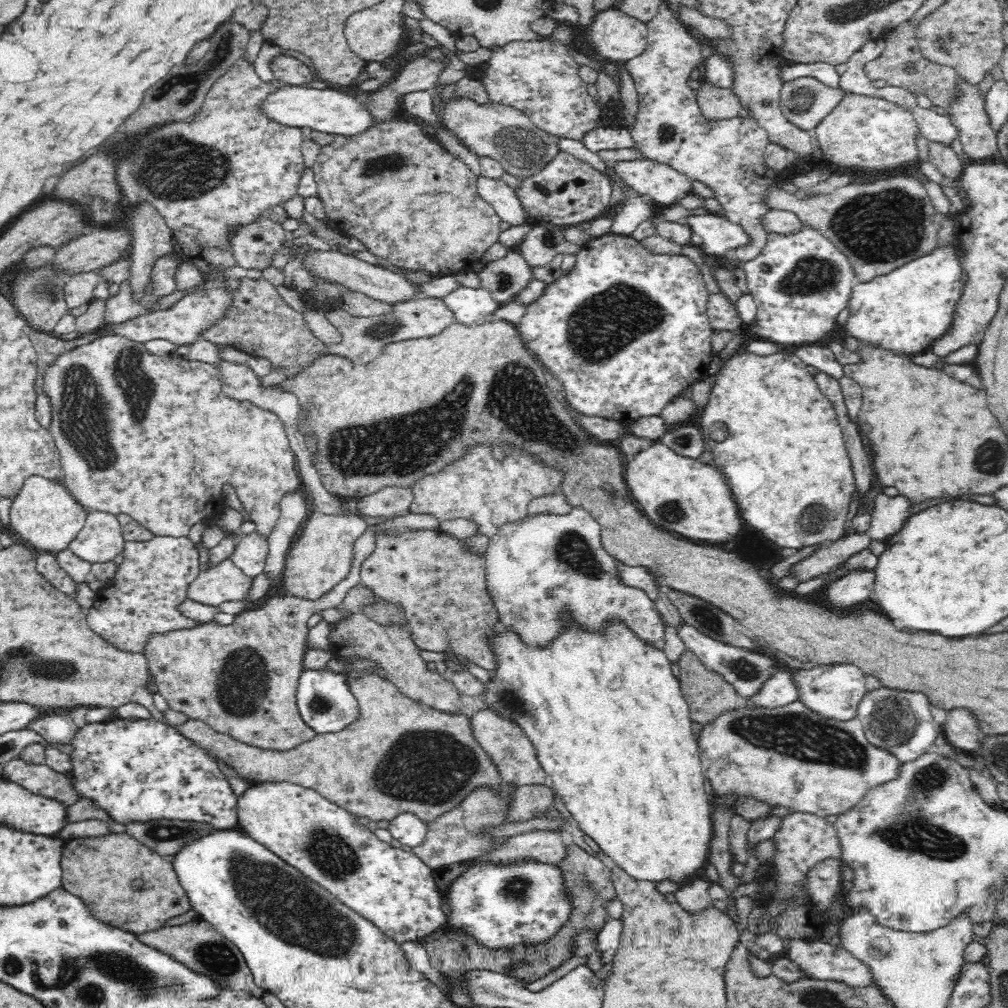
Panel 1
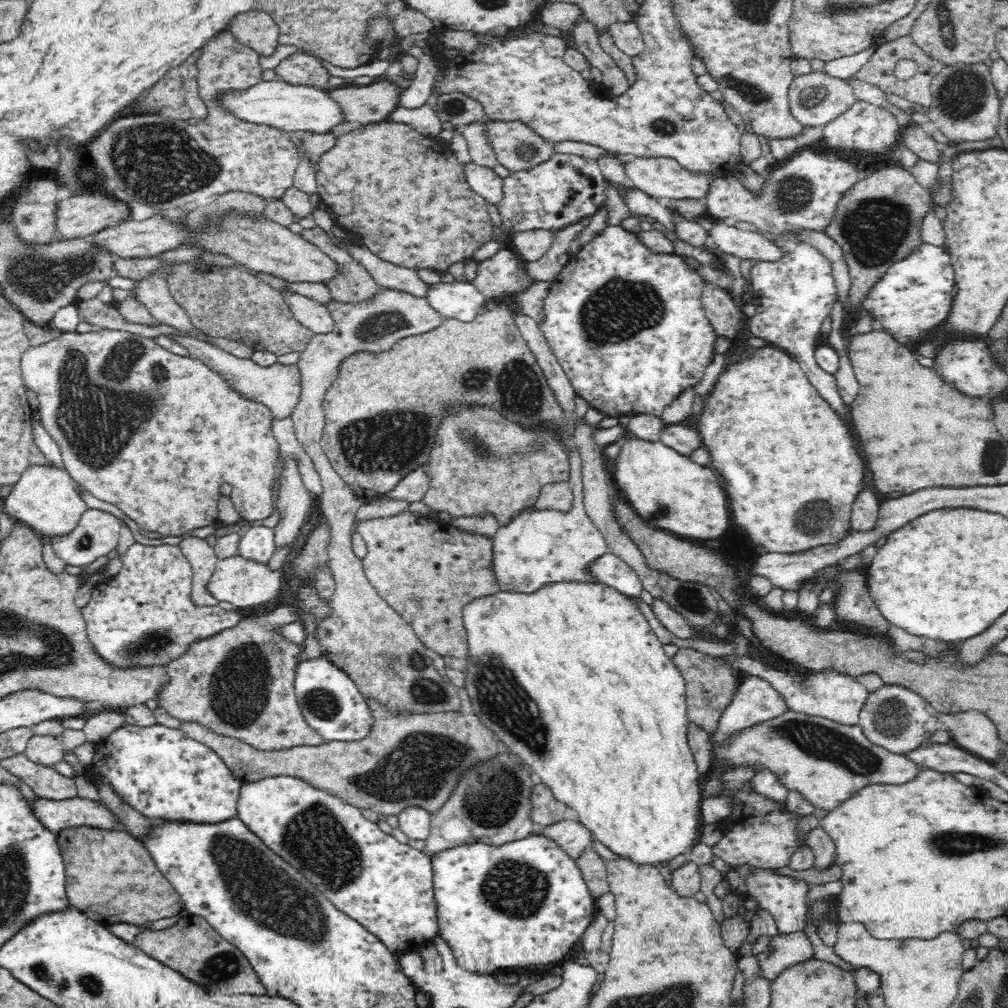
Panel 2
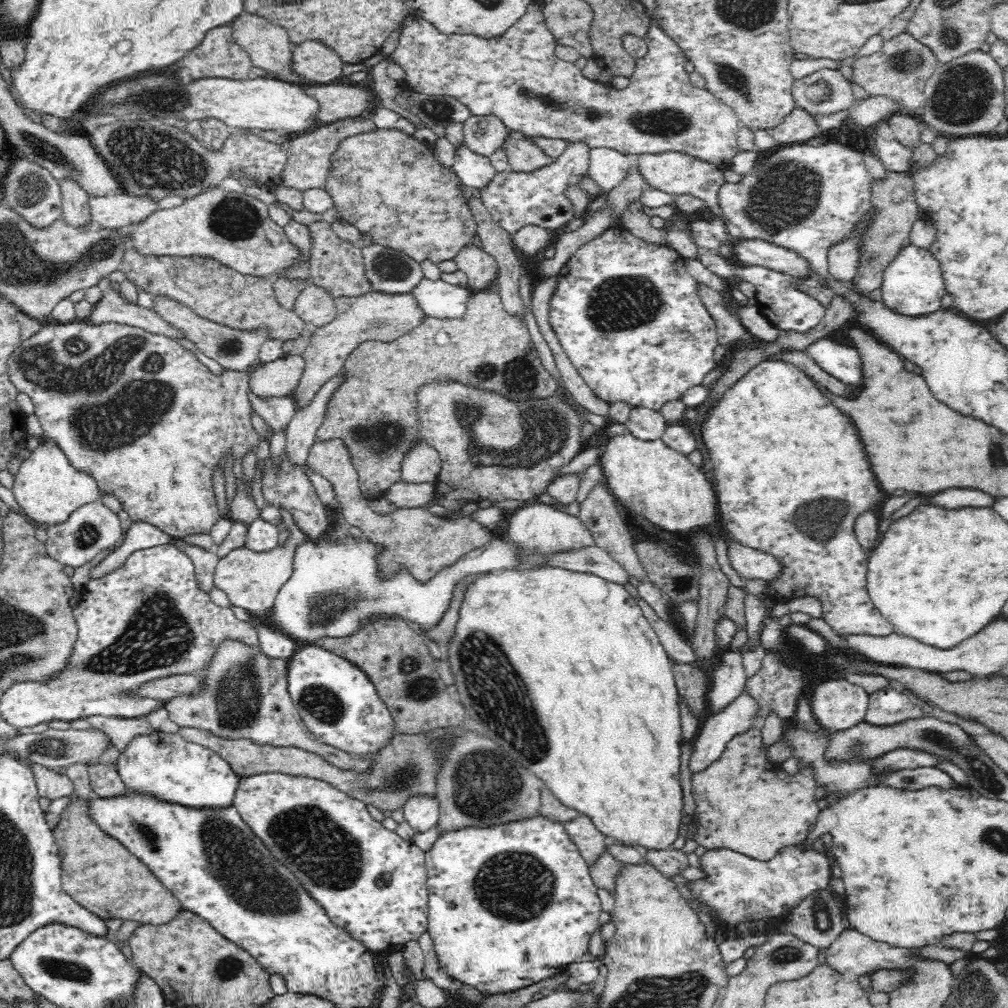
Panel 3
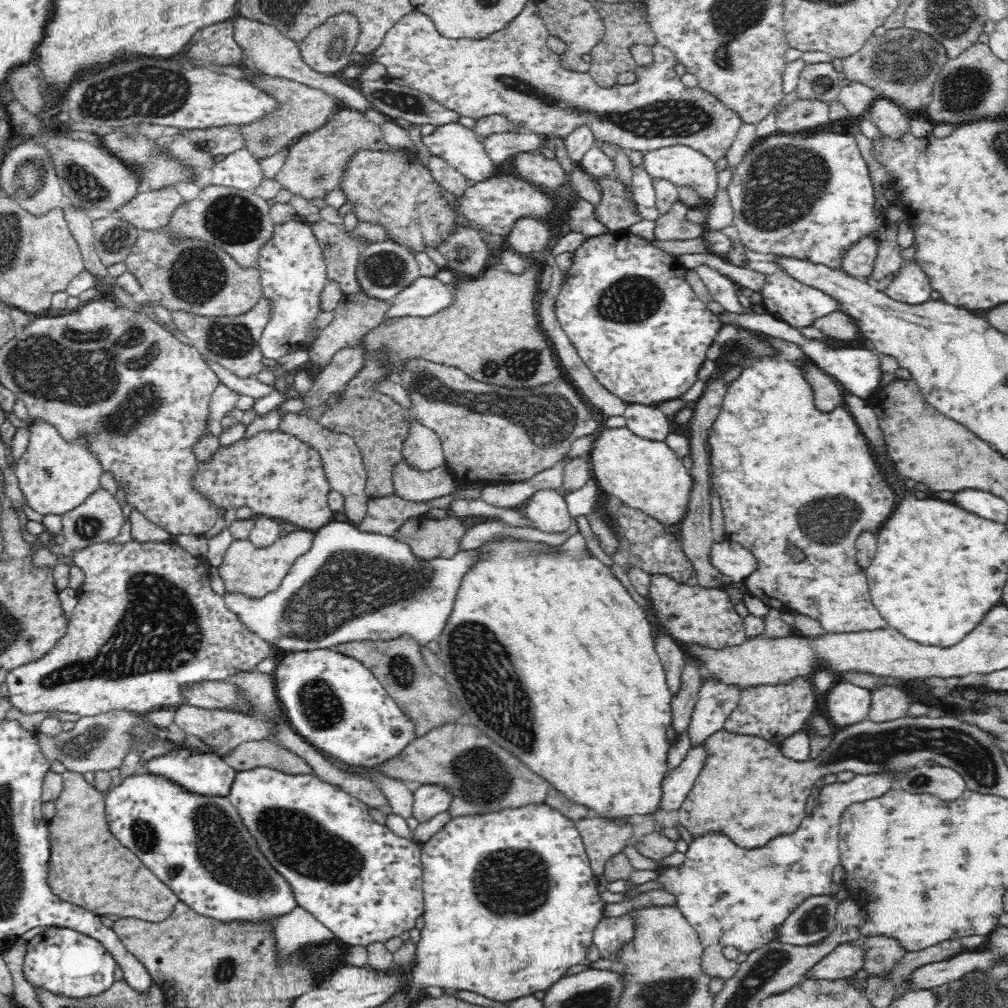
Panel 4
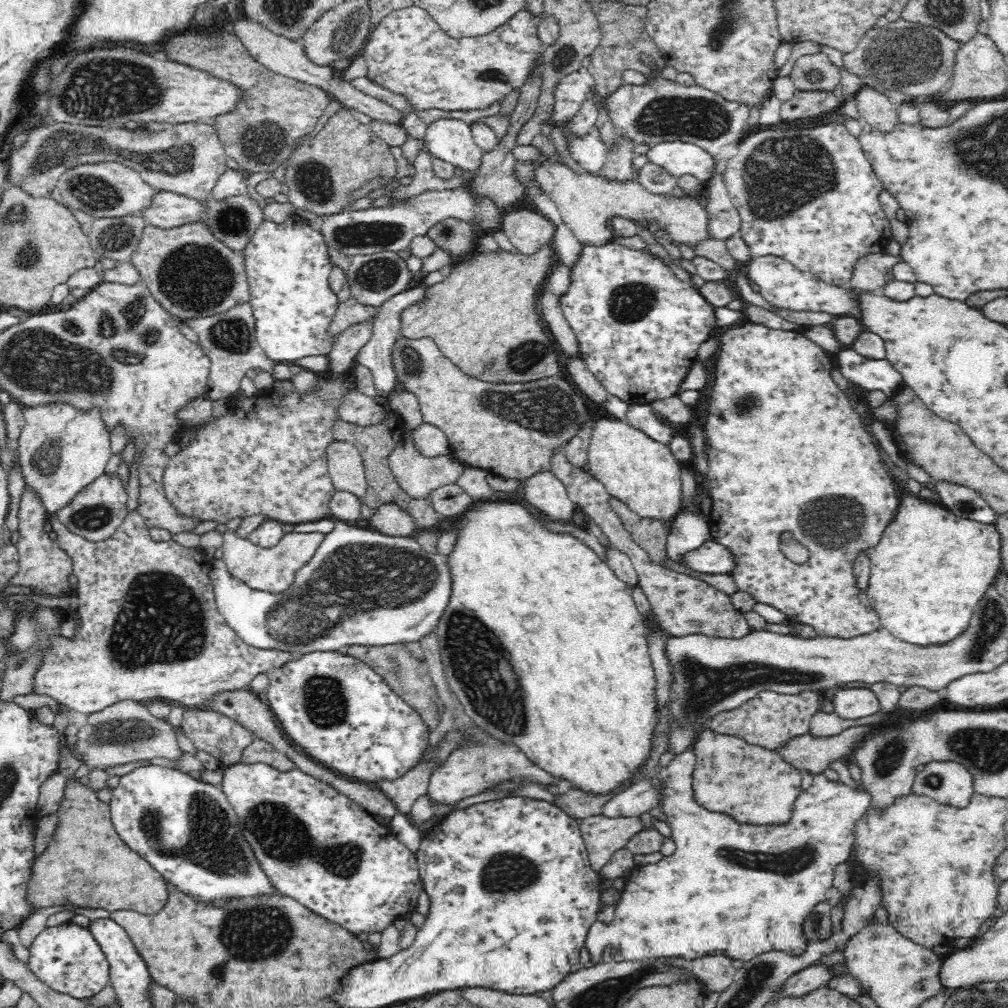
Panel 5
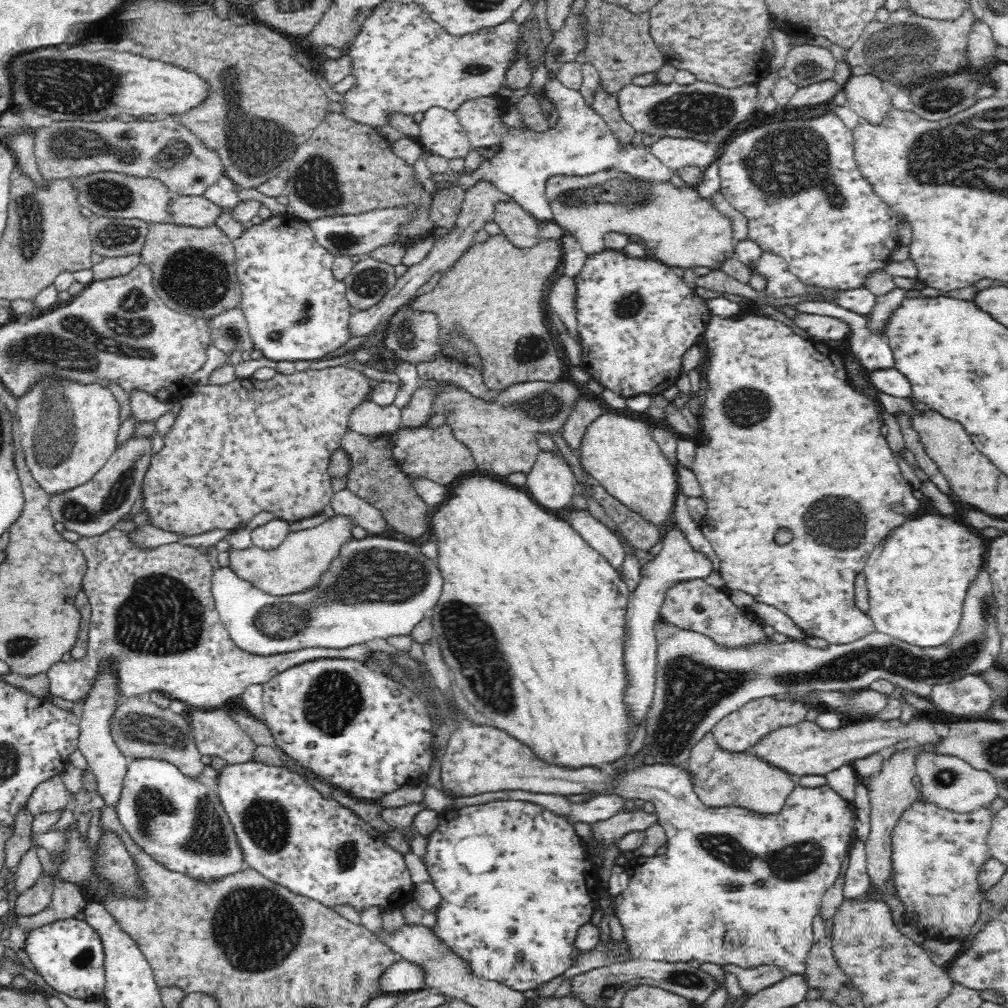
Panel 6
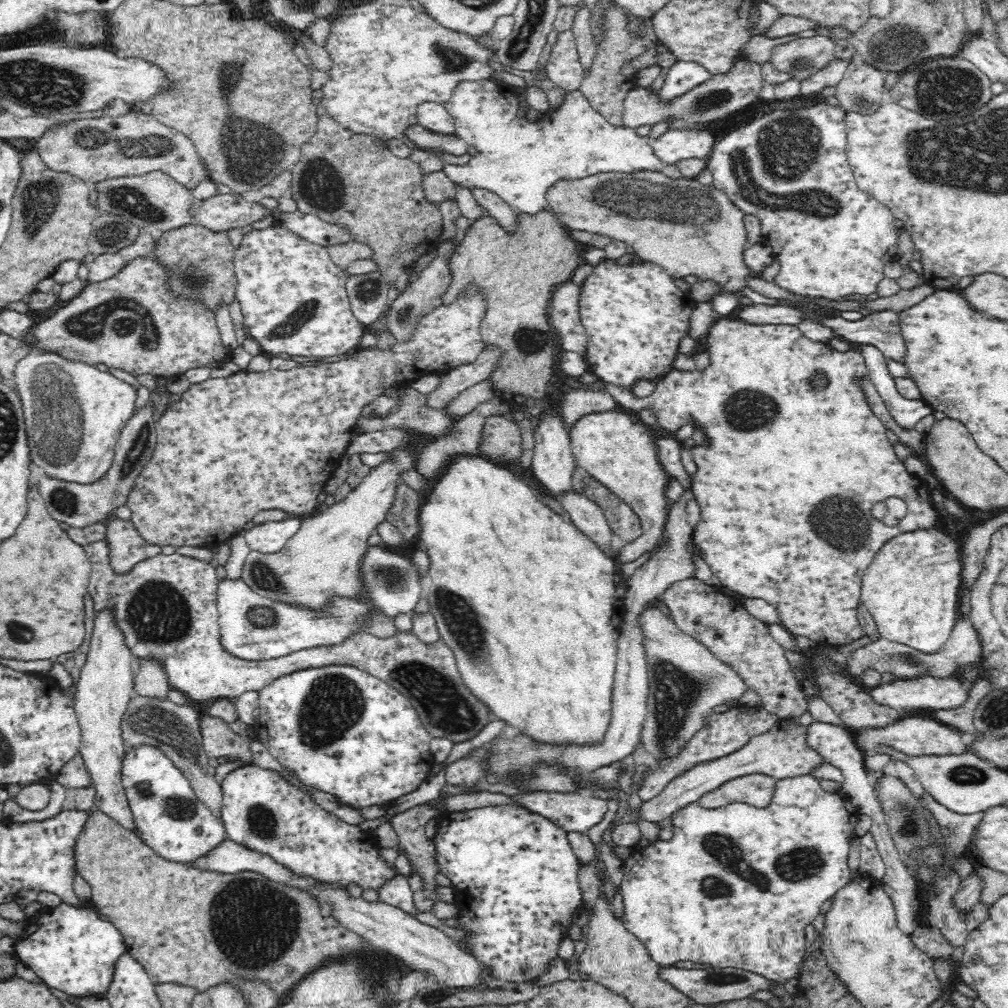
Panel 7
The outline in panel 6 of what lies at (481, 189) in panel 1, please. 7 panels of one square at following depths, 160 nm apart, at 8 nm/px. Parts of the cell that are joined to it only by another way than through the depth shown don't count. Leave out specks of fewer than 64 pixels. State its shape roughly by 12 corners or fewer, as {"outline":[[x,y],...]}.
{"outline":[[431,106],[421,145],[448,160],[473,150],[454,111]]}

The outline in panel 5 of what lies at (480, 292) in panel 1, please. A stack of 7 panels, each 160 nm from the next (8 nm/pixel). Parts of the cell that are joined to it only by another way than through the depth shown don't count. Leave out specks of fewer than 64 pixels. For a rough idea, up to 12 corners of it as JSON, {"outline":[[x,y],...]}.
{"outline":[[420,283],[378,307],[370,340],[354,361],[372,371],[376,395],[399,387],[391,350],[403,310],[423,297]]}

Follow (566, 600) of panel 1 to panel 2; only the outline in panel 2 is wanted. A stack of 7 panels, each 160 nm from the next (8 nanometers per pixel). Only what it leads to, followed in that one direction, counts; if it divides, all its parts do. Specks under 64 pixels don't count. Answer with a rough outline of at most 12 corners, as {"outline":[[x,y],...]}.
{"outline":[[566,421],[572,508],[530,508],[492,536],[500,589],[596,581],[587,564],[608,552],[585,512],[574,427]]}

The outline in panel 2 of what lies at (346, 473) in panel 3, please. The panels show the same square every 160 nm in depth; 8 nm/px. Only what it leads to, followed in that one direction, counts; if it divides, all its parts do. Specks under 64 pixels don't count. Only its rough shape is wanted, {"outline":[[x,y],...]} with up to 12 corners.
{"outline":[[402,511],[355,519],[369,583],[432,655],[468,658],[494,594],[488,535]]}

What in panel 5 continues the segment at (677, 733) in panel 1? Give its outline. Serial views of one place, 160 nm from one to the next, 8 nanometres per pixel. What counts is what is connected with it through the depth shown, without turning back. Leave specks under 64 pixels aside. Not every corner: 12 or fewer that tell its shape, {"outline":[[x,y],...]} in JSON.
{"outline":[[520,502],[452,522],[463,714],[590,794],[648,760],[631,587]]}

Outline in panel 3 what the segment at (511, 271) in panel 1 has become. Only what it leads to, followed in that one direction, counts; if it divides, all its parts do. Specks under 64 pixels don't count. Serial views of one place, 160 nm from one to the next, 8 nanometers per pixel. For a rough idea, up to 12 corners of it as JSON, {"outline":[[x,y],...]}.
{"outline":[[473,243],[453,258],[472,290],[492,286],[494,258]]}

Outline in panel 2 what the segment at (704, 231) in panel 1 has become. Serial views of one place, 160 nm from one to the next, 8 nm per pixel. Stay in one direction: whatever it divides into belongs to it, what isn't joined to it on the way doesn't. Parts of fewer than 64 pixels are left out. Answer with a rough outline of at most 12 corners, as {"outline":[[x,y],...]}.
{"outline":[[712,223],[716,255],[778,263],[785,248],[763,233]]}

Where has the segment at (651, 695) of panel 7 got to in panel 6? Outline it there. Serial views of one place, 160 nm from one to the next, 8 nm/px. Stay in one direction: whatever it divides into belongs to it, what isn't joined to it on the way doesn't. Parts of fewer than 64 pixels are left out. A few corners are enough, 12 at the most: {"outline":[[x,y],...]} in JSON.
{"outline":[[980,566],[952,640],[874,632],[730,650],[662,618],[644,746],[663,767],[747,702],[982,674],[1000,635]]}

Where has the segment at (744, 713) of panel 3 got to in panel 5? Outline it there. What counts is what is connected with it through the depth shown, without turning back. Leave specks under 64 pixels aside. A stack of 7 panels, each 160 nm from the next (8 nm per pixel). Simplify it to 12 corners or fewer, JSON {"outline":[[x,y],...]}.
{"outline":[[646,776],[602,806],[606,818],[638,817],[659,807]]}

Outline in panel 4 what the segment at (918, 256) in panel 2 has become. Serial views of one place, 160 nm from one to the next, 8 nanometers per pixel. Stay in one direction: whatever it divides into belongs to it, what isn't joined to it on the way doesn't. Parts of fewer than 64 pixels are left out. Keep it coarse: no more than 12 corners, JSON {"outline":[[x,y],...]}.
{"outline":[[911,259],[884,292],[898,301],[921,303],[932,288]]}

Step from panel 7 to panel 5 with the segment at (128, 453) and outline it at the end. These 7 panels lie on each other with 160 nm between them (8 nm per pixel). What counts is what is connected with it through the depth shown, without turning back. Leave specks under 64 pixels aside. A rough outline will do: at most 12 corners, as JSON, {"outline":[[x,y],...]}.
{"outline":[[101,474],[54,513],[92,542],[128,514],[126,482]]}

